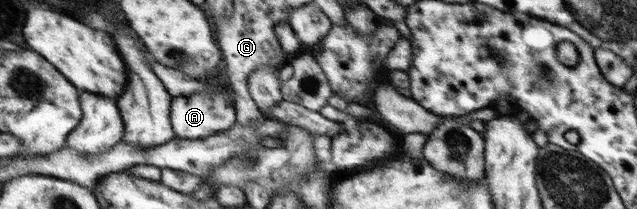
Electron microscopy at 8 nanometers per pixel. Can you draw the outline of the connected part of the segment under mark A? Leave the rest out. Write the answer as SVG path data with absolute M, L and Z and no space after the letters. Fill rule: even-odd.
M217 88L205 91L205 95L199 91L189 97L172 97L171 119L172 127L176 131L175 137L183 139L201 139L219 133L219 131L227 130L236 122L235 103L233 98L227 93L226 89Z

